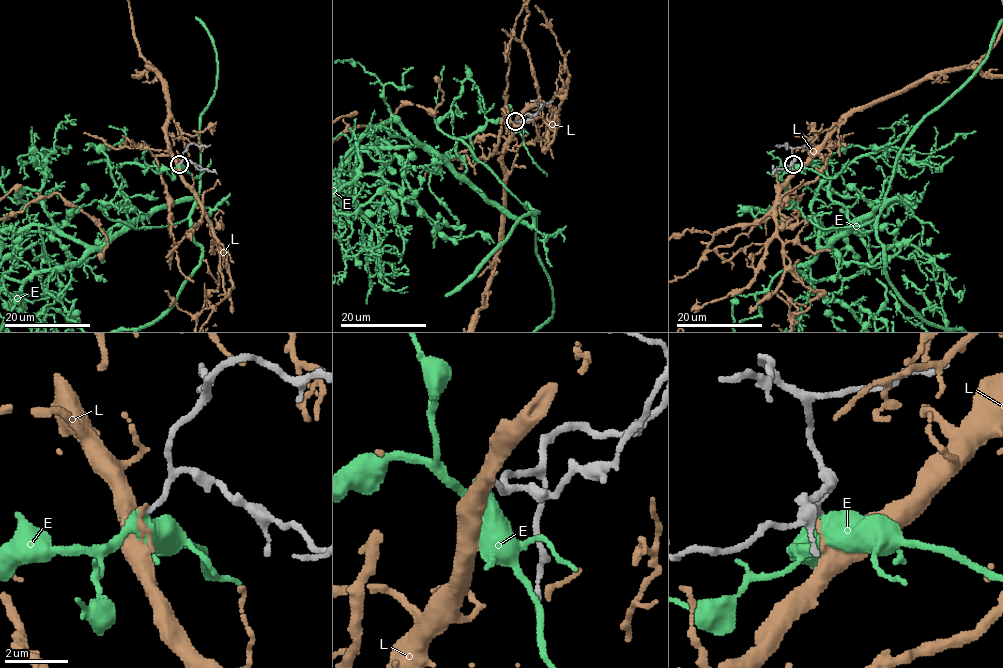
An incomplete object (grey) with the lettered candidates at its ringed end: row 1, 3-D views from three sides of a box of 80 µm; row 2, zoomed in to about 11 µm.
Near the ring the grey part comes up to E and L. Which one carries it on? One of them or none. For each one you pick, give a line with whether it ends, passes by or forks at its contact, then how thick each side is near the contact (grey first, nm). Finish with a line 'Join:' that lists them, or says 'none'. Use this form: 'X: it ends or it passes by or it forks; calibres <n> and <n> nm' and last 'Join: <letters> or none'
E: it passes by; calibres 180 and 440 nm
Join: E

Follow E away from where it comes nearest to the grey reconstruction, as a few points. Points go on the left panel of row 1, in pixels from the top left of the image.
E: (179, 164), (111, 169), (130, 221), (197, 199), (216, 86), (208, 30)

